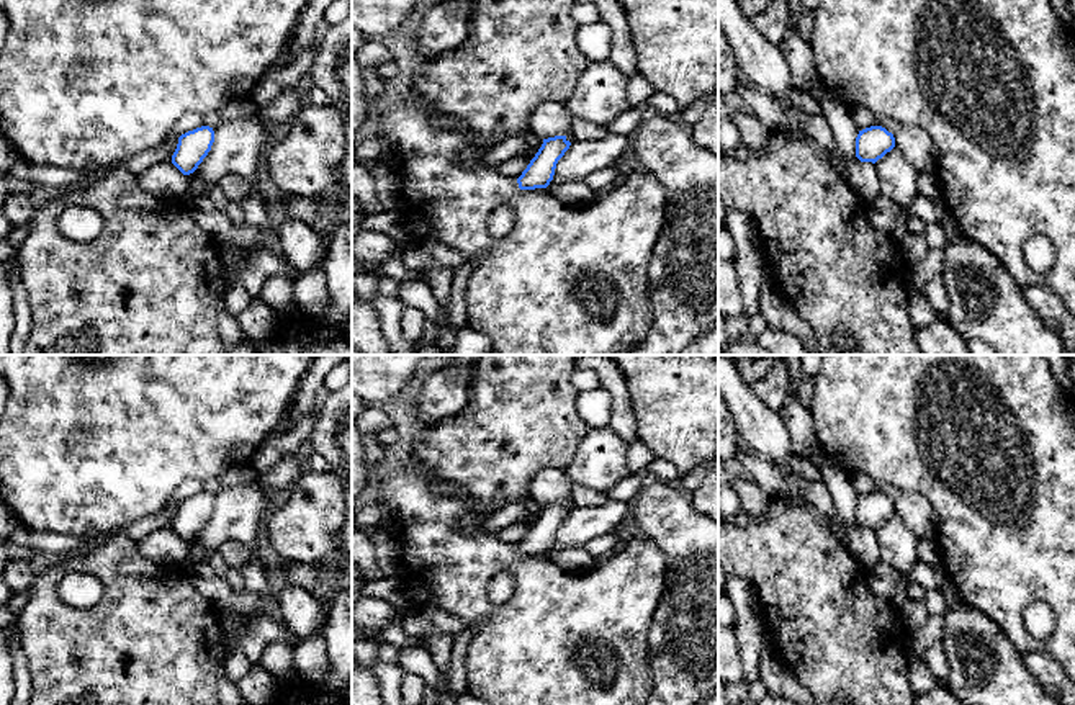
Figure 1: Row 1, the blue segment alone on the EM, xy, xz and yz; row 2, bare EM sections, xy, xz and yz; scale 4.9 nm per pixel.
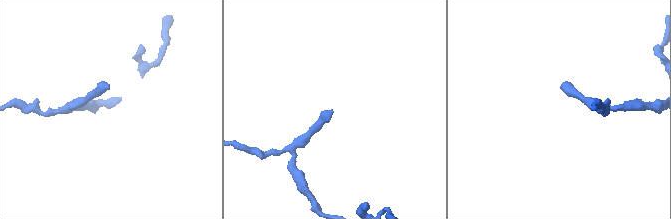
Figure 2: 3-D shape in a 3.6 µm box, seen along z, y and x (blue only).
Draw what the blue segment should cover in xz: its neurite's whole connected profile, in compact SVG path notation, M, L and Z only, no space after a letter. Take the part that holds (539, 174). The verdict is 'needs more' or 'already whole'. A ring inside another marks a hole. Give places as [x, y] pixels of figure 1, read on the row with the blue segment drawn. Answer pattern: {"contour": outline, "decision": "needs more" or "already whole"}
{"contour": "M566 136L543 139L542 147L517 178L519 188L546 188L553 180L558 160L564 155L569 146L571 142L566 139Z", "decision": "already whole"}

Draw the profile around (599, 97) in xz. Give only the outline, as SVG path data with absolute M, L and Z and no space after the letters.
M589 61L566 103L574 119L607 126L630 108L628 77L609 61Z

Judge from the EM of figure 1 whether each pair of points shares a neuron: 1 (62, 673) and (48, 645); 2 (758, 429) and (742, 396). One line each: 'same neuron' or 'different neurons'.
1: same neuron
2: same neuron

